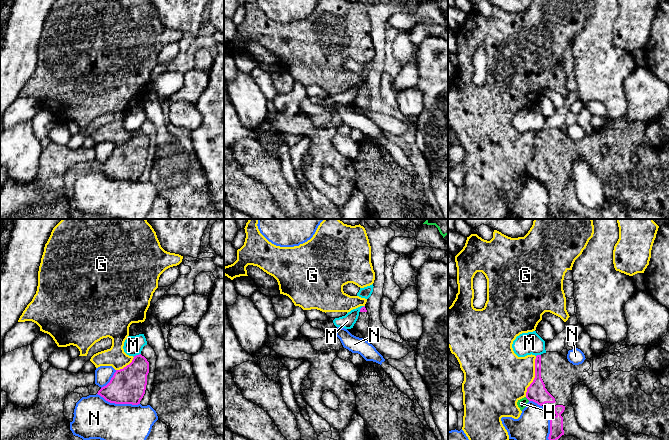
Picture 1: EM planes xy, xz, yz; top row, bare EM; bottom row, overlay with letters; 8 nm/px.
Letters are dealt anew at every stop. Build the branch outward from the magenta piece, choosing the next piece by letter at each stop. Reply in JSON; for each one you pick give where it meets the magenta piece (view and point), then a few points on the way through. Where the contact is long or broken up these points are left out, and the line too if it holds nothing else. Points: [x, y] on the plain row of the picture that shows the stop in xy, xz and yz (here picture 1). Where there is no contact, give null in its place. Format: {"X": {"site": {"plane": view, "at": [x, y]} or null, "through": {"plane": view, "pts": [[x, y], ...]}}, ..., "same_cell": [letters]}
{"same_cell": []}

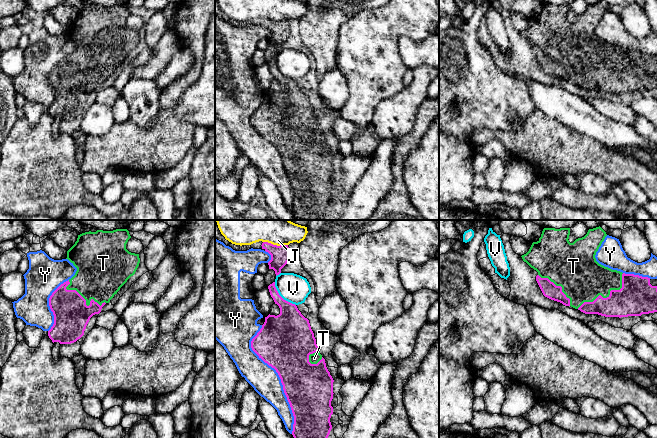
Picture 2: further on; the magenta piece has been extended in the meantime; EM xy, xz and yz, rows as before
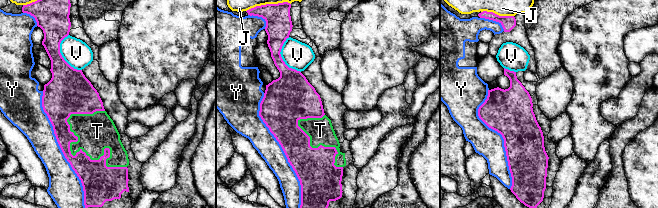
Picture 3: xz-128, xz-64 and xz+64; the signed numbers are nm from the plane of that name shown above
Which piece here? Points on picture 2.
{"T": {"site": {"plane": "yz", "at": [607, 73]}}, "same_cell": ["T"]}

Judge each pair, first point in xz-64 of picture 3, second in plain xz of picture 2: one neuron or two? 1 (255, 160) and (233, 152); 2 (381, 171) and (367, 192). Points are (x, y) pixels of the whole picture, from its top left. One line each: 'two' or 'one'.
1: two
2: one

